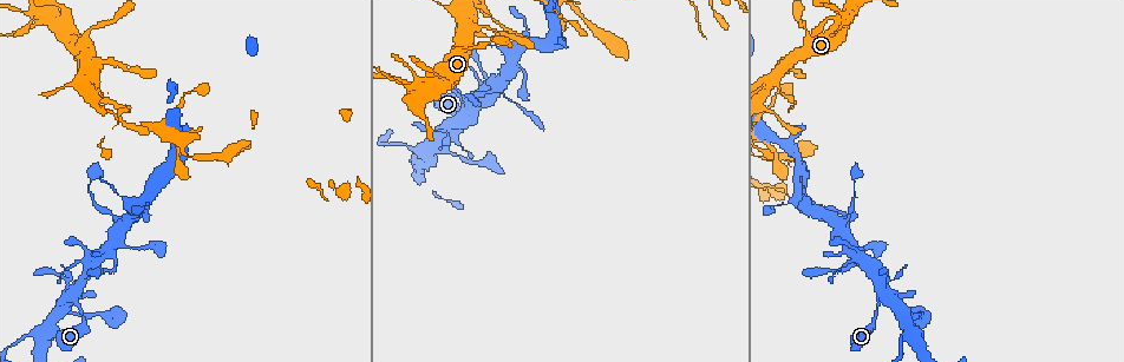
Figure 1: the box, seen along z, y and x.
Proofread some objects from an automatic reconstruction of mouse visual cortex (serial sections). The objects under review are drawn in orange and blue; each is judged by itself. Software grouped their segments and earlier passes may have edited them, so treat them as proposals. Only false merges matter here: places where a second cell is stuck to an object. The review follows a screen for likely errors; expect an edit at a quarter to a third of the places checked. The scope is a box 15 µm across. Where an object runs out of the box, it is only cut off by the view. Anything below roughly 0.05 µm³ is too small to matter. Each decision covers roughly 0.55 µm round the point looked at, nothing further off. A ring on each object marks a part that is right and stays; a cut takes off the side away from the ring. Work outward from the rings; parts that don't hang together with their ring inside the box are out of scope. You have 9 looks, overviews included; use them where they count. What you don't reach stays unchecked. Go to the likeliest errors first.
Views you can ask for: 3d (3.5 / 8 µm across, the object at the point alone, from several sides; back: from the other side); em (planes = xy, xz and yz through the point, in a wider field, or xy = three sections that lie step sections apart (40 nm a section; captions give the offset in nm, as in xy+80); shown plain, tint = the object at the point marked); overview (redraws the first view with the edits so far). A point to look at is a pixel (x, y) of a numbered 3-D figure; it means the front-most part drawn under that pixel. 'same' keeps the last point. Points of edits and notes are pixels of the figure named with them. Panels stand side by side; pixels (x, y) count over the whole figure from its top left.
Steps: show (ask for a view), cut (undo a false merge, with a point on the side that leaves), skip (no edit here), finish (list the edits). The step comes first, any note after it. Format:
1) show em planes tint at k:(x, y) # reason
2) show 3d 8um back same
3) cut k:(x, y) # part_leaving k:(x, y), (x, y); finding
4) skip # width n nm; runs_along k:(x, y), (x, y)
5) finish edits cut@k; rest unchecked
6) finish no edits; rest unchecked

show 3d 8um at 1:(45, 17)

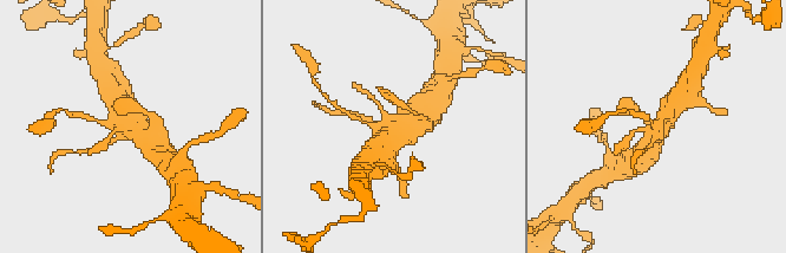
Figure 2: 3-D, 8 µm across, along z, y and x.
show em xy step 2 tint at 2:(396, 127)

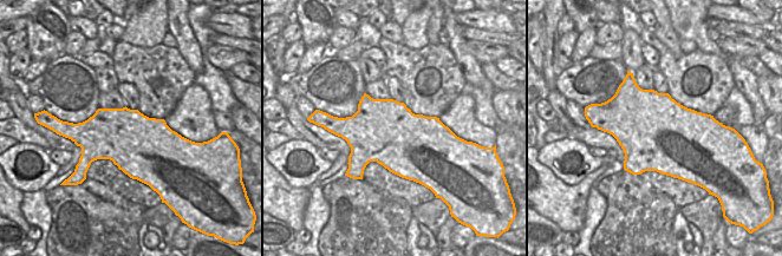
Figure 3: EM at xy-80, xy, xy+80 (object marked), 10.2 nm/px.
skip # width 650 nm; runs_along 2:(159, 150), (137, 129), (123, 102); continuous, no second cell

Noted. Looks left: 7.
show em xy step 1 tint at 1:(881, 294) # thick turns thin

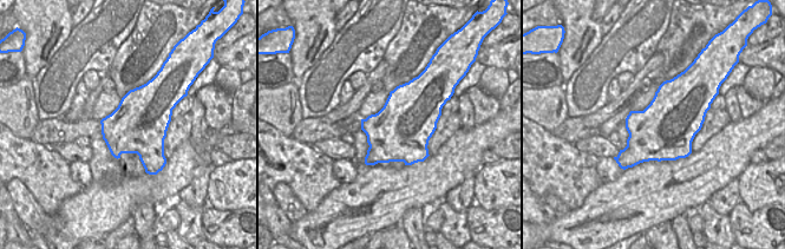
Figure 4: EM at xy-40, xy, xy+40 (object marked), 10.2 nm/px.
show 3d 3.5um same # wider look

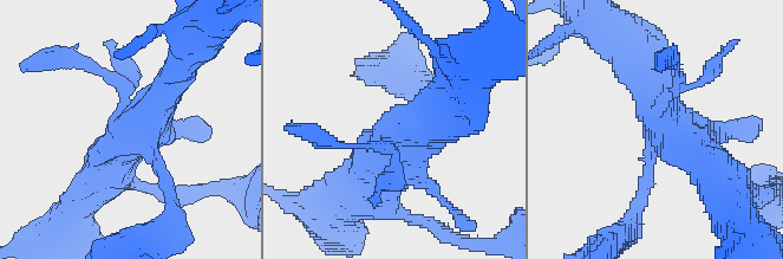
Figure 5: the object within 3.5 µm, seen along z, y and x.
skip # width 600 nm; runs_along 5:(173, 196), (144, 120), (181, 69); continuous, no second cell

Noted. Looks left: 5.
show em planes tint at 1:(902, 338)

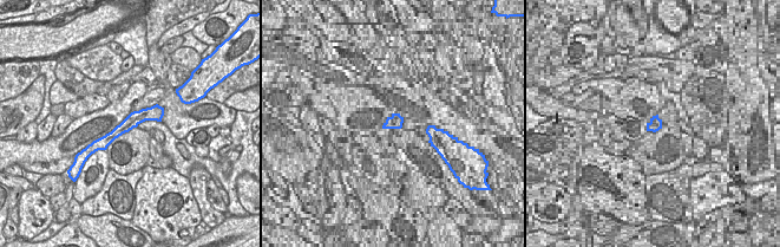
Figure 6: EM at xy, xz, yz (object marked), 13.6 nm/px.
show 3d 3.5um same

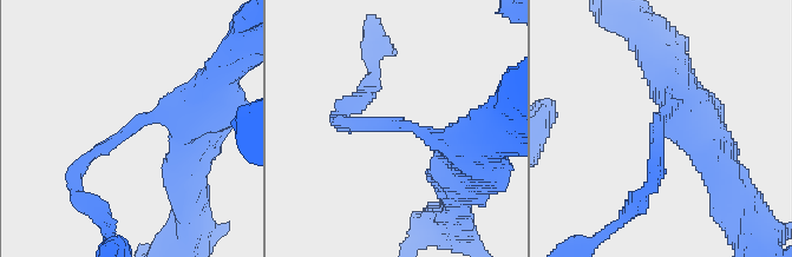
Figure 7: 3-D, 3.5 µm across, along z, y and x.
skip # arm_widths 150, 450 nm; runs_along 7:(205, 87), (79, 167); continuous, no second cell

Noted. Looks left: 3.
show 3d 3.5um at 1:(858, 252) # small branch off a trunk

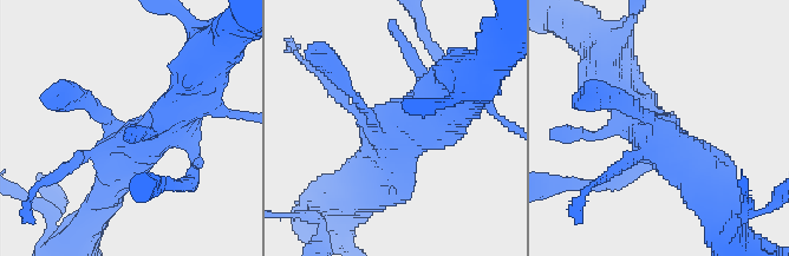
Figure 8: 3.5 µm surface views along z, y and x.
show em xy step 5 tint at 8:(114, 121)

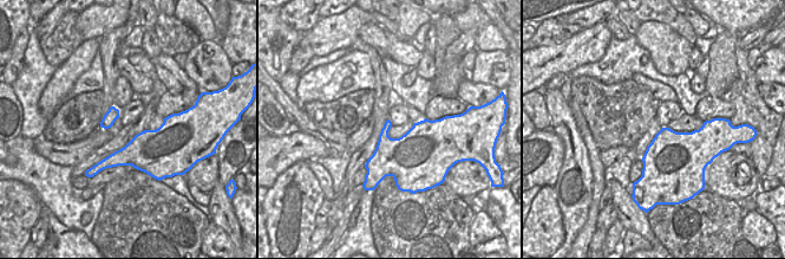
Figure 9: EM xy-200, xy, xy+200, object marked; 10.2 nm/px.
skip # runs_along 8:(696, 177), (641, 126), (606, 72); one cell here

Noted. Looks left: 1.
finish no edits; rest unchecked

